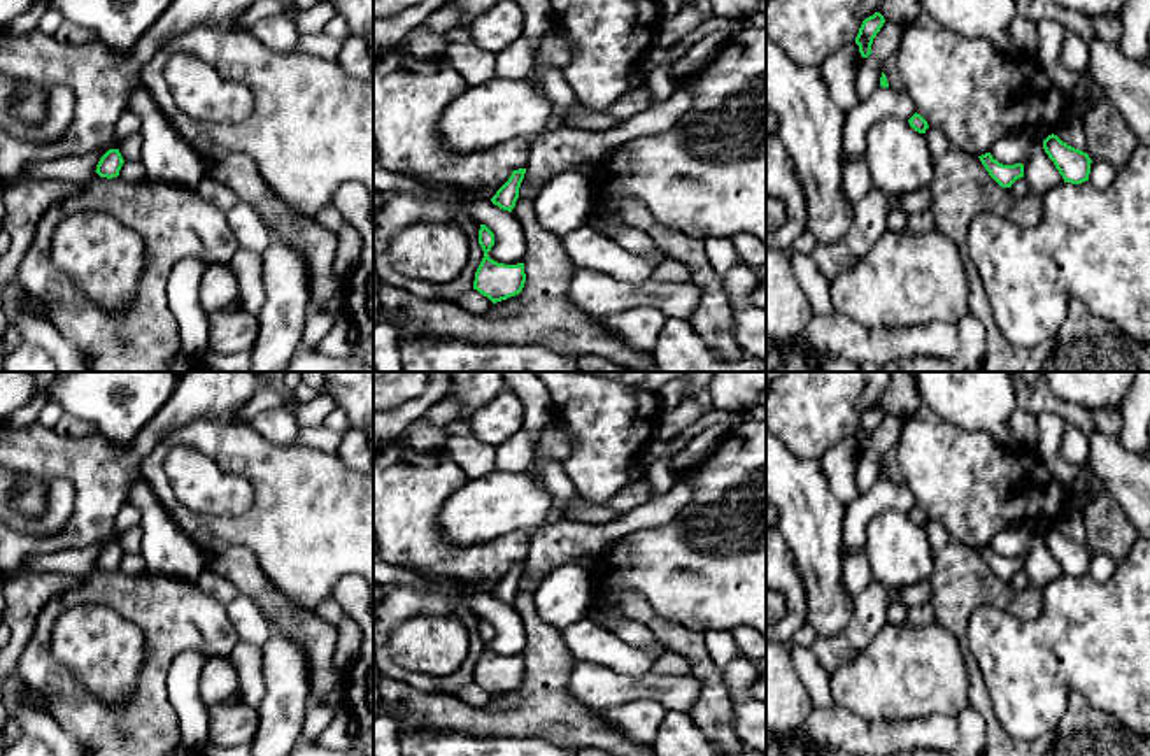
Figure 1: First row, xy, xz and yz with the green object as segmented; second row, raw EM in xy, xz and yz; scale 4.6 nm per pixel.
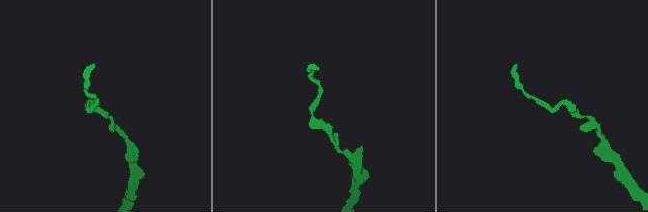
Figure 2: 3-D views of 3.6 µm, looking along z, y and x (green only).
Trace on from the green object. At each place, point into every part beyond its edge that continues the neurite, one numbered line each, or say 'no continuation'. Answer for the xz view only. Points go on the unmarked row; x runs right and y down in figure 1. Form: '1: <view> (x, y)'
no continuation

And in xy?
no continuation

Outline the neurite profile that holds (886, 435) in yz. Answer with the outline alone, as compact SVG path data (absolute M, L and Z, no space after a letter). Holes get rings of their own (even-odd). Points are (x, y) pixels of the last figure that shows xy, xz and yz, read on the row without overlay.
M885 414L871 437L871 447L862 451L855 468L857 496L866 495L878 481L884 454L898 446L903 419Z

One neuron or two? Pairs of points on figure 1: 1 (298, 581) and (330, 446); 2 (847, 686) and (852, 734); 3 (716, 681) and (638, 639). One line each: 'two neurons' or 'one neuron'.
1: two neurons
2: two neurons
3: two neurons

